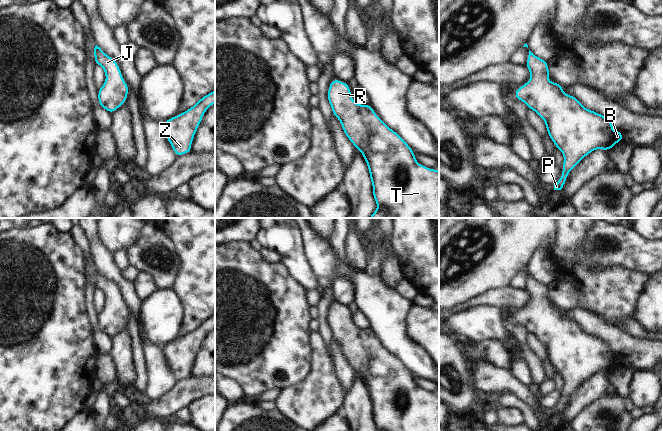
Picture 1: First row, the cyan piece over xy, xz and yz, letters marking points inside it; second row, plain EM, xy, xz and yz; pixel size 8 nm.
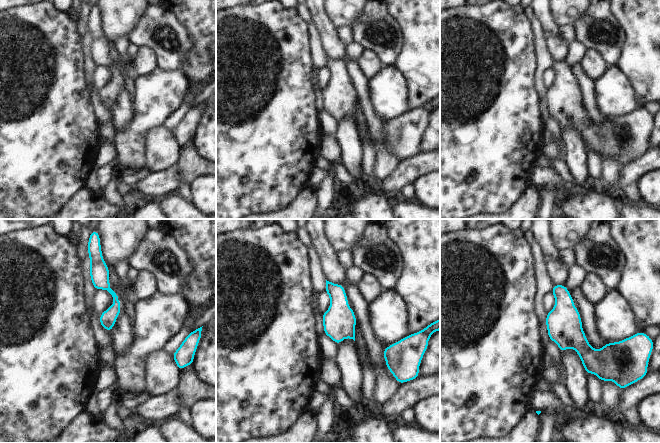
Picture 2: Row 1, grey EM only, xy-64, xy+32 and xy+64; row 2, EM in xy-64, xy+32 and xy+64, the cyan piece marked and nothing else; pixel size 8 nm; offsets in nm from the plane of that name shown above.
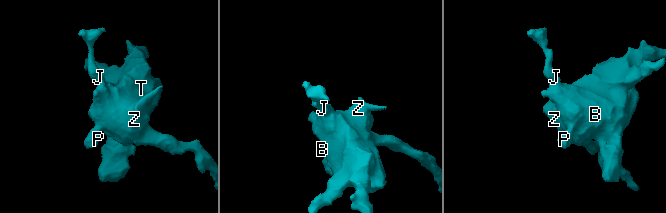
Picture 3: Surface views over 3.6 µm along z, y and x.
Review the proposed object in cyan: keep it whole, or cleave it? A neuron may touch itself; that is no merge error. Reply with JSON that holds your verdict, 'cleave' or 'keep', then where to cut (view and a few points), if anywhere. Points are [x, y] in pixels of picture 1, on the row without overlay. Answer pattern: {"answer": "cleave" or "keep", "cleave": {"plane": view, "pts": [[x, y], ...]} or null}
{"answer": "keep", "cleave": null}

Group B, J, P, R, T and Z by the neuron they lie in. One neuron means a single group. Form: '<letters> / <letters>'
B J P R T Z

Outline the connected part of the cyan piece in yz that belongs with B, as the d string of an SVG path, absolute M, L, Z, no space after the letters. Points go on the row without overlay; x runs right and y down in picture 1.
M529 274L526 291L530 305L517 312L514 321L523 325L528 333L535 335L545 346L549 361L564 380L562 399L554 408L554 414L561 414L568 398L588 378L596 373L612 374L617 366L624 364L622 357L613 352L612 345L595 335L585 332L574 320L565 318L561 308L548 304L548 286L540 283Z

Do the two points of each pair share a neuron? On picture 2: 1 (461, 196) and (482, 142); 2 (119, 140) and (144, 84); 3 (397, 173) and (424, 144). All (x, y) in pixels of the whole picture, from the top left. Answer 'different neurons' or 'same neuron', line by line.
1: same neuron
2: same neuron
3: different neurons

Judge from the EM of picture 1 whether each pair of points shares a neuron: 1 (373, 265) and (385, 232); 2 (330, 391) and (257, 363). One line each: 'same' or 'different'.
1: same
2: different

